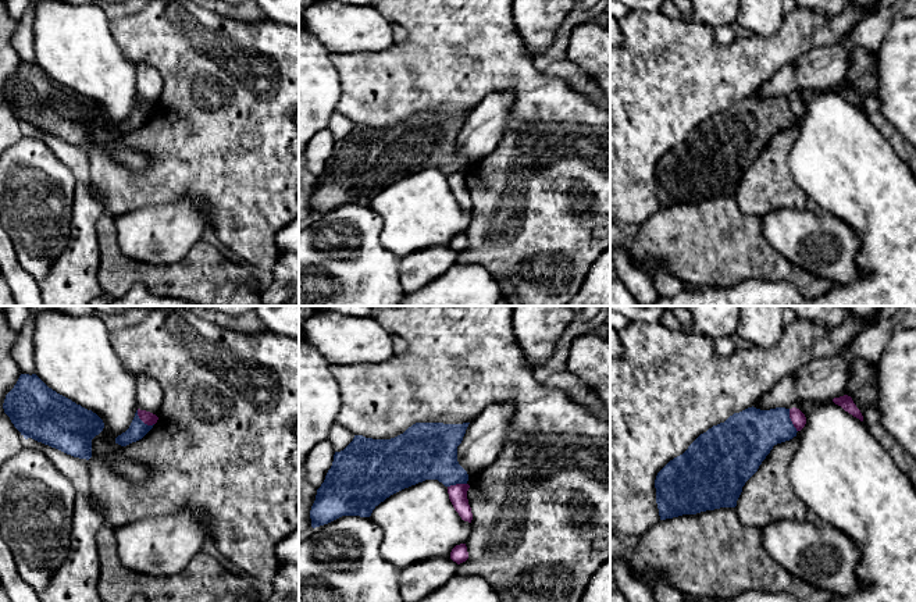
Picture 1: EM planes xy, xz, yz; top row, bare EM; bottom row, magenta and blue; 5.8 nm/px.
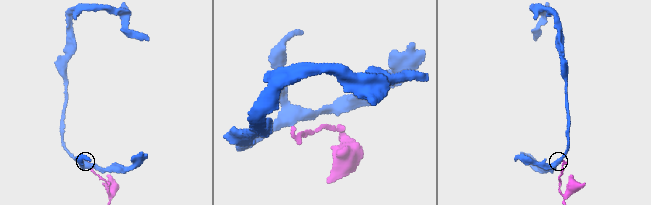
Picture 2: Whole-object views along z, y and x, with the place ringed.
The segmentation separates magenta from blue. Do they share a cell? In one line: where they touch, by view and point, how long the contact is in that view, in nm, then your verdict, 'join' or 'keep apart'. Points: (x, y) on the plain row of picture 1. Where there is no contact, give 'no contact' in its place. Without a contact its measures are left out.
meets magenta in xy at (143, 110); contact 130 nm long; keep apart

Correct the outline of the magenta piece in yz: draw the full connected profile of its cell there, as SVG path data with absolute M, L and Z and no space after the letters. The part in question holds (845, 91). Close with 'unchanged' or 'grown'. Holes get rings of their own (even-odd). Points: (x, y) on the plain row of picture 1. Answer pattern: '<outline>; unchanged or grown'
M844 83L844 85L840 85L840 86L834 86L833 90L835 93L841 95L845 100L852 103L853 106L863 110L863 104L862 104L860 99L856 96L856 93L853 92L851 85Z; unchanged

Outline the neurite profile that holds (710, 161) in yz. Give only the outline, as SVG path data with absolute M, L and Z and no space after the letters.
M748 96L701 122L688 138L670 149L656 164L656 192L660 209L735 196L745 171L758 160L774 133L796 125L790 97Z

